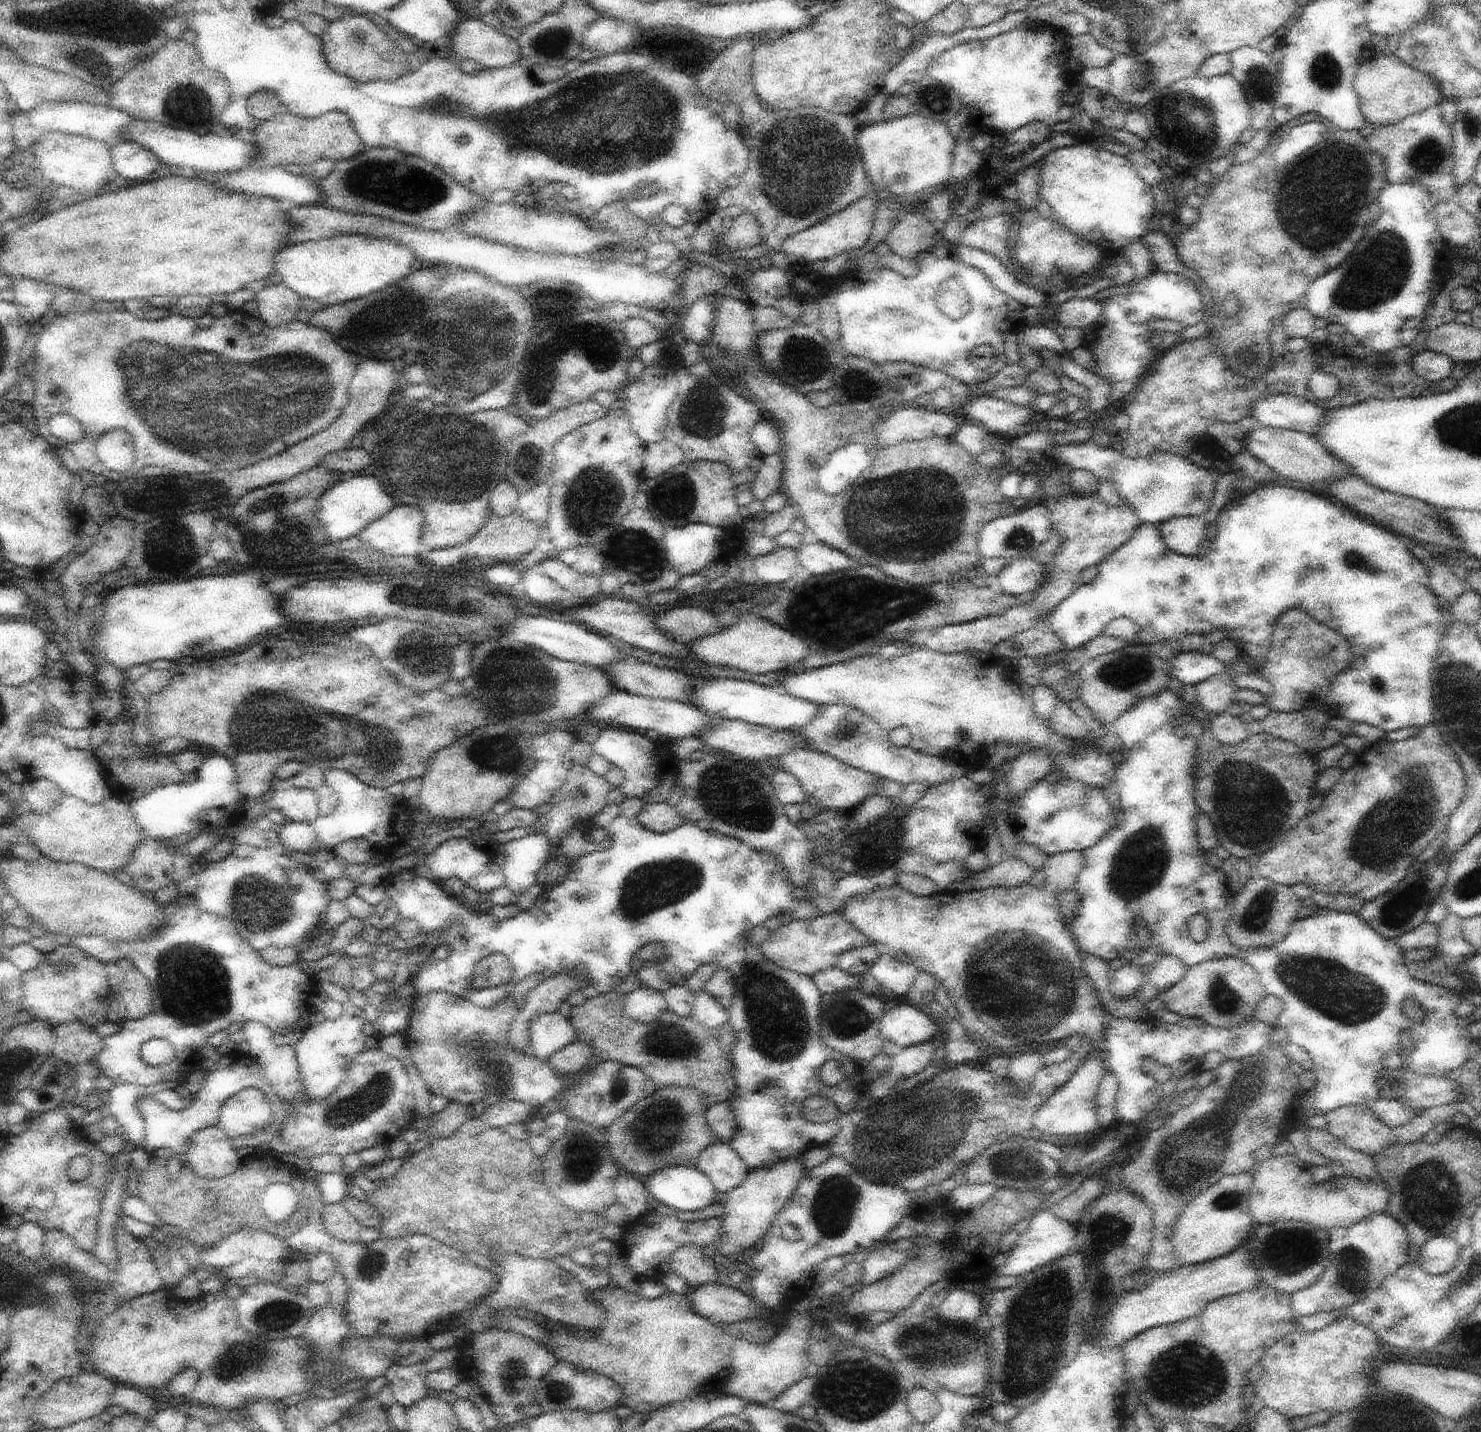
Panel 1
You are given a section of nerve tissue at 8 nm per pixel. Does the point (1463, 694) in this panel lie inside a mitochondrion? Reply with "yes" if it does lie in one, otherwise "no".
yes

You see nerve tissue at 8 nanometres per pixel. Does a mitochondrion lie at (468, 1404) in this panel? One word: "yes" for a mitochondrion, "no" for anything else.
no

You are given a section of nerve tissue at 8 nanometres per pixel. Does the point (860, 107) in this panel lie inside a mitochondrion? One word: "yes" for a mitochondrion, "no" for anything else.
no

